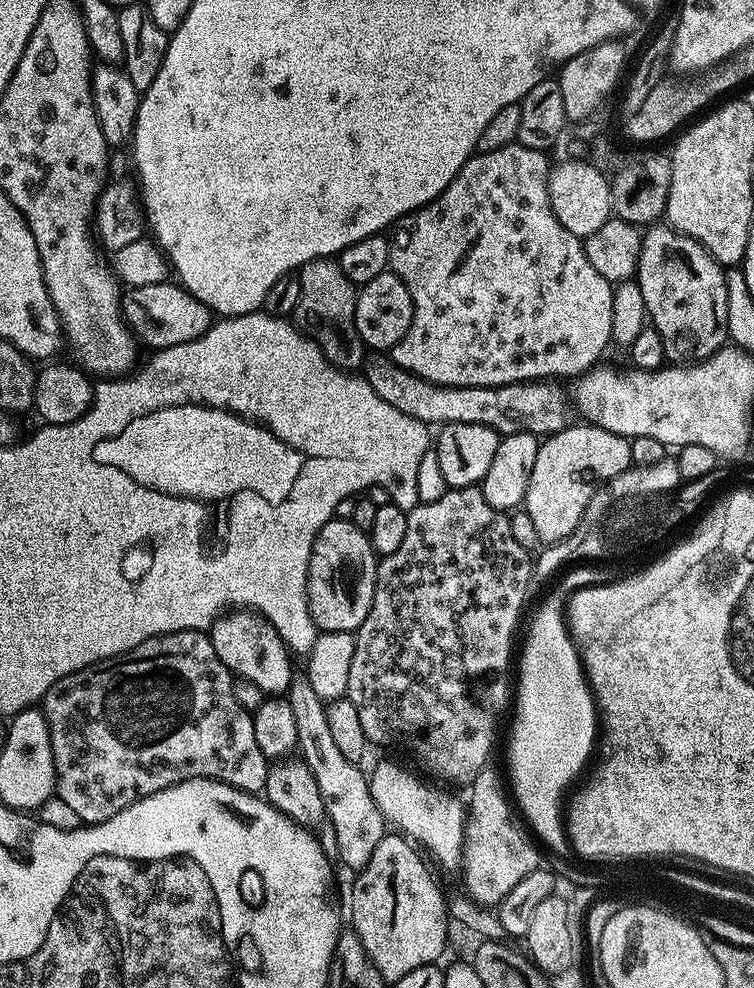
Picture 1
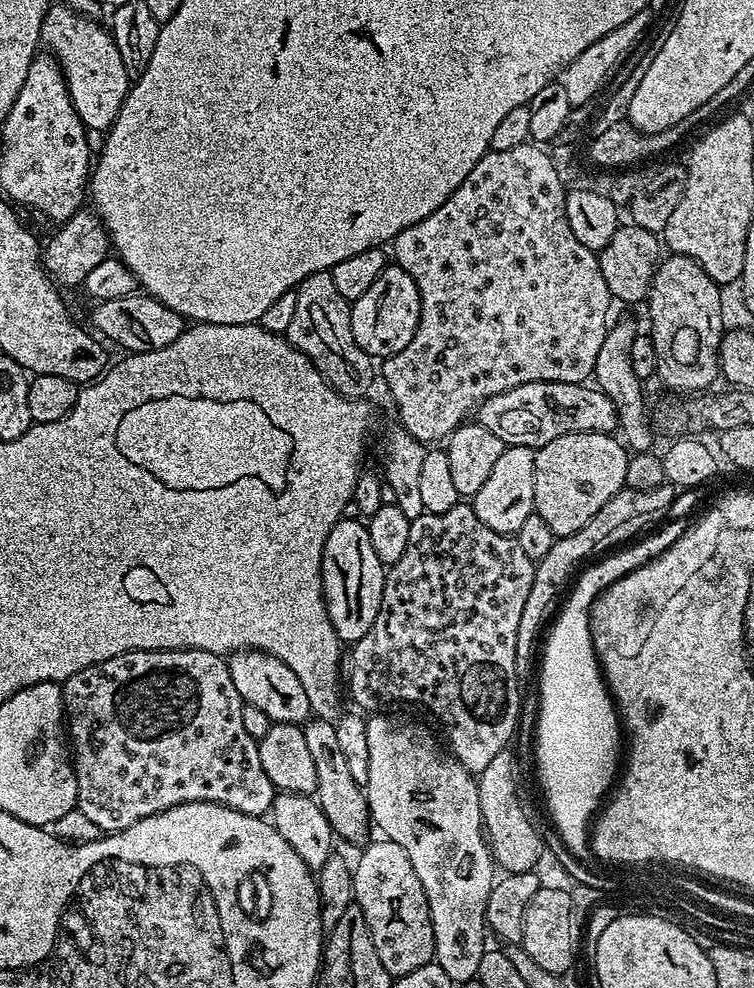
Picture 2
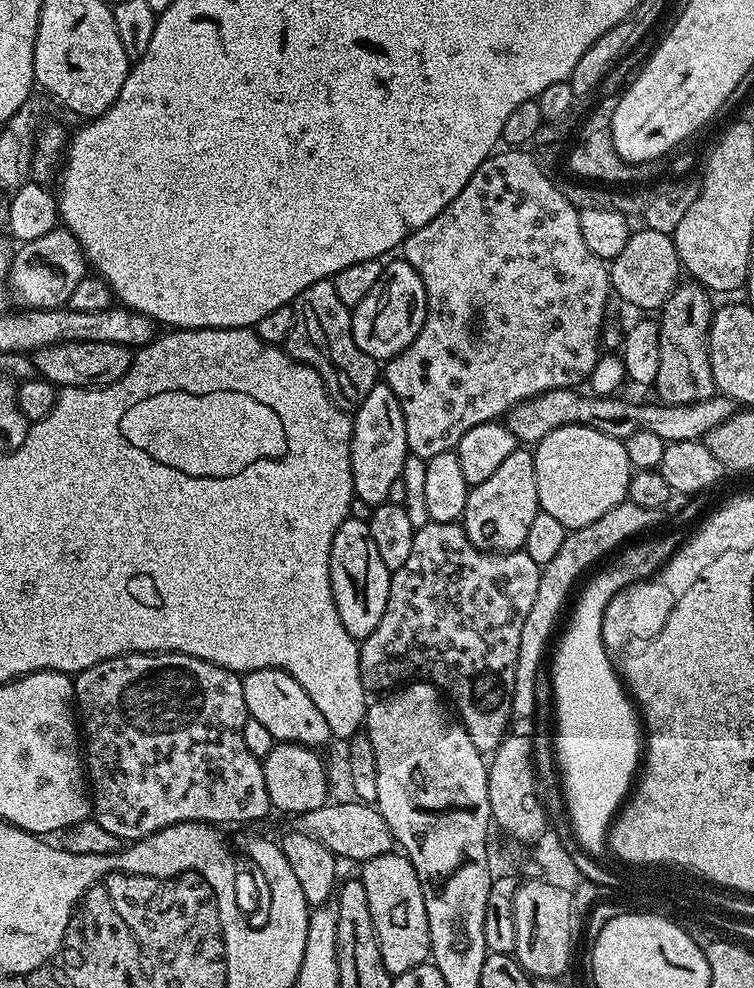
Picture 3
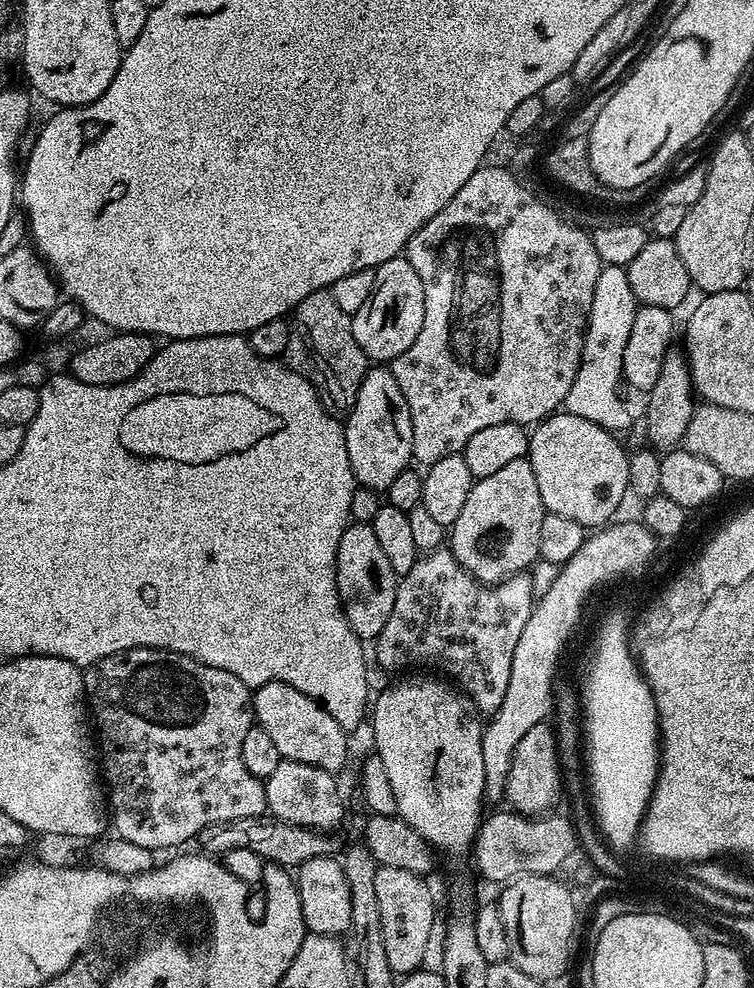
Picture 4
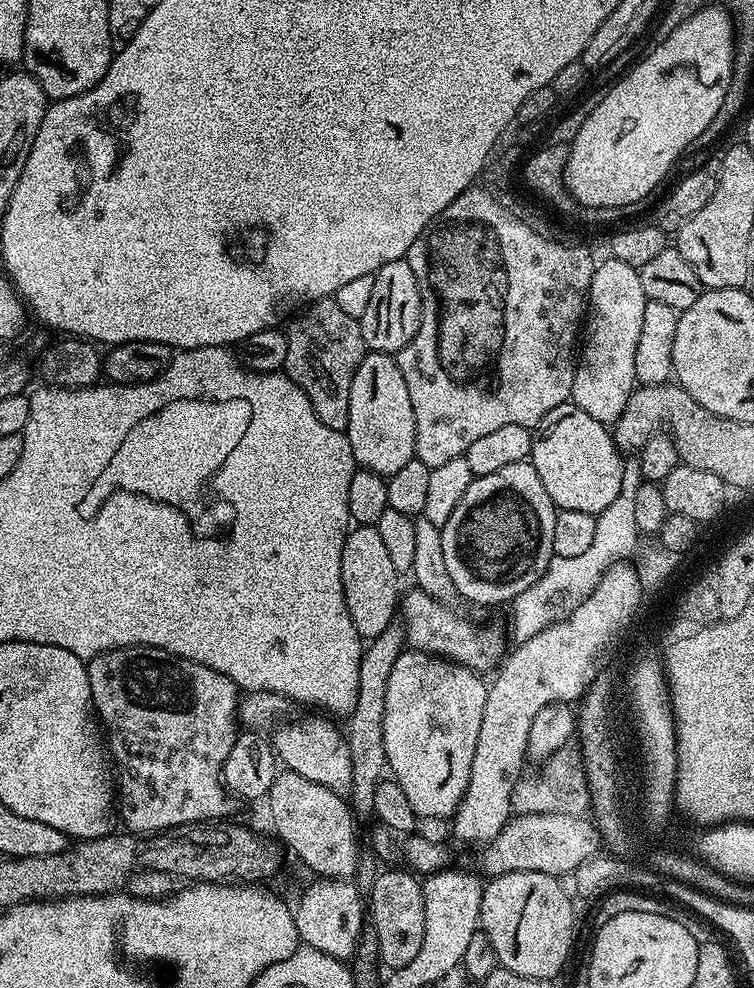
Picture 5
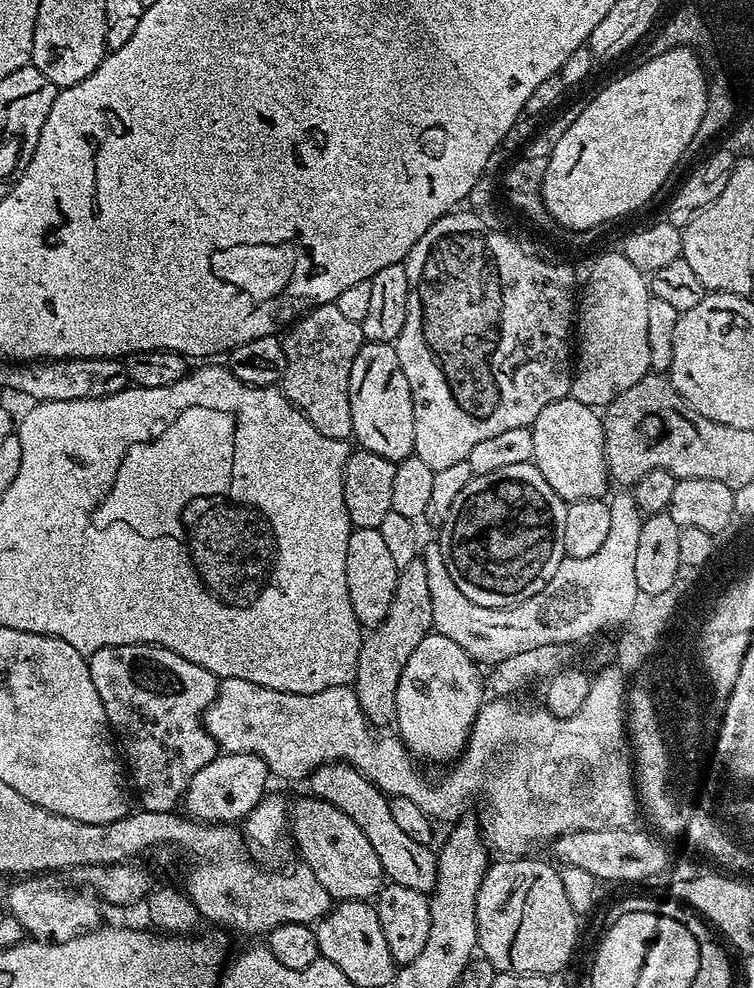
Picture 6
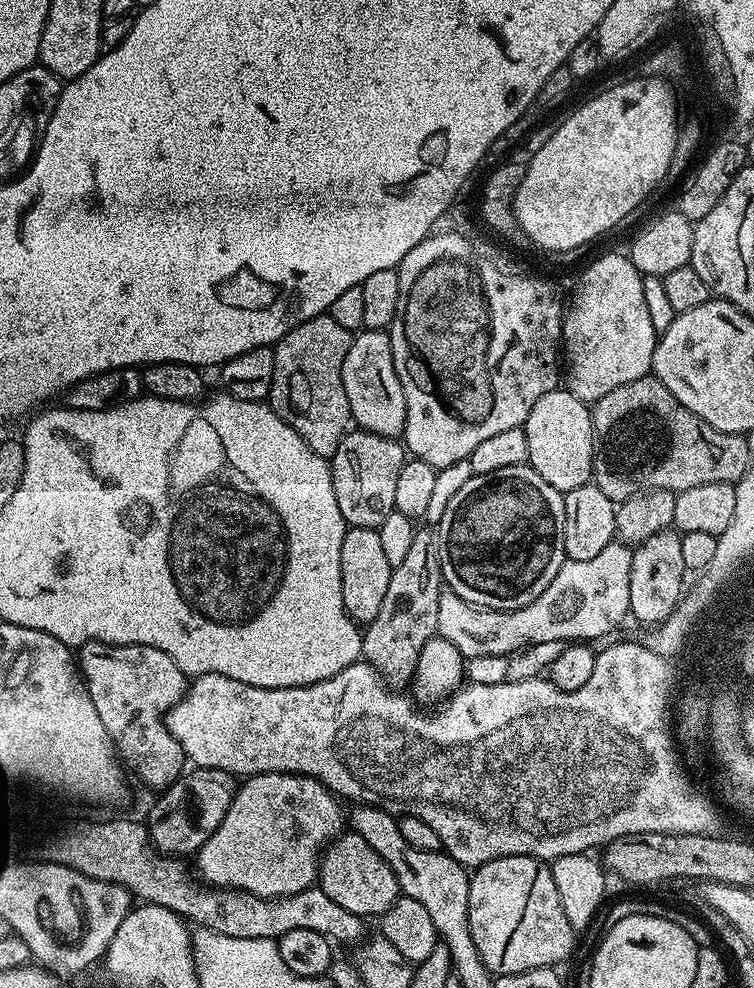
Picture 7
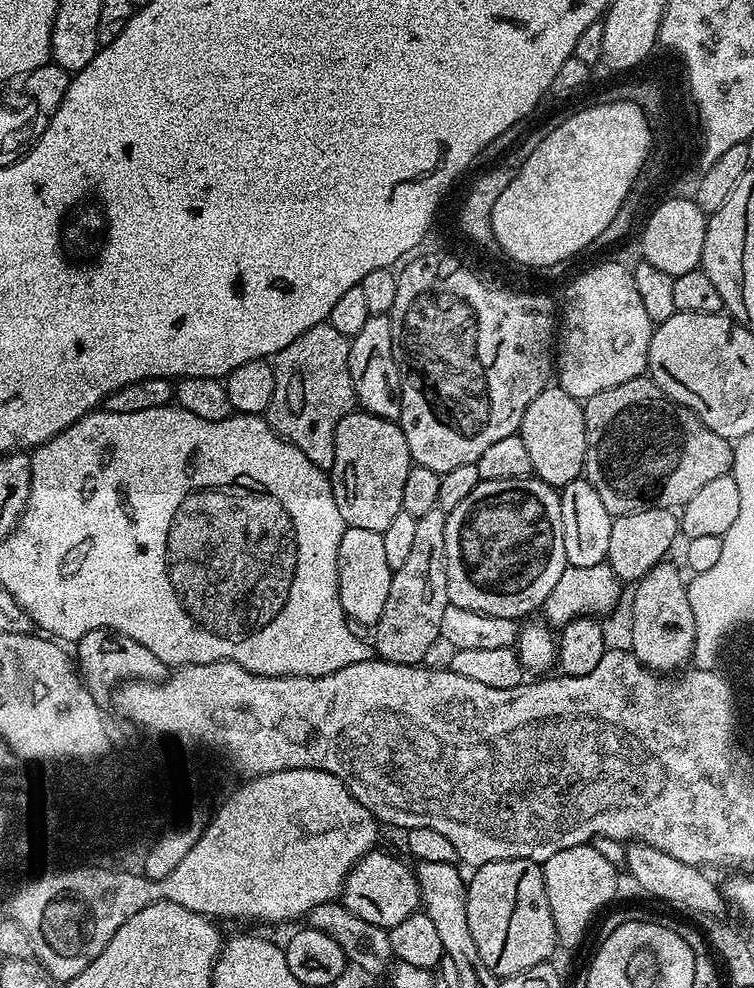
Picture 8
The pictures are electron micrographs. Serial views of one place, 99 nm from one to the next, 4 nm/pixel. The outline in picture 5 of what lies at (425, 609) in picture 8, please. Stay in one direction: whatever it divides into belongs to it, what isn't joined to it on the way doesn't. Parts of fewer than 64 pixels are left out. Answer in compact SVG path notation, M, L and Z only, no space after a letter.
M393 626L382 630L363 649L358 670L358 698L354 710L347 717L346 739L352 755L352 790L350 807L353 813L371 813L374 804L374 790L378 781L385 775L388 759L384 753L382 726L386 718L386 682L390 682L390 670L394 662L406 648L406 633L403 627Z

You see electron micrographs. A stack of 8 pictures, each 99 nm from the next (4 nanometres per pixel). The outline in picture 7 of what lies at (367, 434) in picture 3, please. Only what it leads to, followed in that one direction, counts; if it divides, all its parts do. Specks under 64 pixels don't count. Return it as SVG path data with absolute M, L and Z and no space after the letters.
M361 329L354 337L342 366L353 421L365 431L379 436L399 437L406 418L405 395L394 370L390 334L385 329Z

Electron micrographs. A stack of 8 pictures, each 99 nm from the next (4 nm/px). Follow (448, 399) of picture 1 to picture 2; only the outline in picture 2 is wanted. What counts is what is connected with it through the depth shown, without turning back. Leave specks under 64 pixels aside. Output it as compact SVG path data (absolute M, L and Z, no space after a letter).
M526 382L522 386L514 386L502 394L494 394L490 398L481 400L474 412L475 423L486 426L490 434L502 438L505 446L526 446L538 450L554 438L566 434L582 434L583 432L606 432L609 434L617 431L620 419L616 413L614 402L605 392L587 383L571 384L570 382Z

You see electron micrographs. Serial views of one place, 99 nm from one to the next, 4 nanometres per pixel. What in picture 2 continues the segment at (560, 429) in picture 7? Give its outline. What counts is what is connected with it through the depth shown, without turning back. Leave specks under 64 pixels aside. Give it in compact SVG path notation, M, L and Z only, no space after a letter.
M583 432L554 438L554 442L536 452L534 510L546 518L557 538L582 530L582 526L586 526L586 522L590 522L590 518L594 518L594 514L598 514L598 510L602 510L602 506L624 487L628 458L625 445L606 432Z

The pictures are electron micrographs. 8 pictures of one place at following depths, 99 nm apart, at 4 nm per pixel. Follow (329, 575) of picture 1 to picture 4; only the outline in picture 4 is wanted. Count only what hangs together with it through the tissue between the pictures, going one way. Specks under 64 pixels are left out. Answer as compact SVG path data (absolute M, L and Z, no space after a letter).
M349 523L338 542L336 585L346 622L350 622L350 630L354 630L354 634L362 642L375 641L382 626L386 626L386 618L390 618L390 610L394 610L397 583L396 571L382 551L372 525Z

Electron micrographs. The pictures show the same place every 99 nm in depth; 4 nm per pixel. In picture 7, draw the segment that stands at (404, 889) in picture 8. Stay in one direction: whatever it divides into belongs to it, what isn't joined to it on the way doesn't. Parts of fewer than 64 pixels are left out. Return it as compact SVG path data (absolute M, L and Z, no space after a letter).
M351 830L337 836L323 853L318 887L328 897L334 898L338 906L350 910L350 914L358 914L365 918L383 916L402 895L394 870L390 870L388 863L376 853L370 842L366 842L366 838Z

